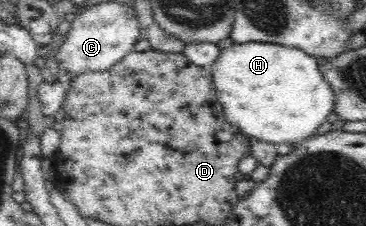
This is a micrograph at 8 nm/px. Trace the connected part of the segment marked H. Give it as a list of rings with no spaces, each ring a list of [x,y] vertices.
[[[257,42],[231,44],[219,51],[219,57],[211,65],[211,75],[217,101],[222,105],[227,121],[239,127],[249,138],[265,143],[295,143],[311,137],[335,107],[335,94],[319,73],[315,56],[286,45]]]

